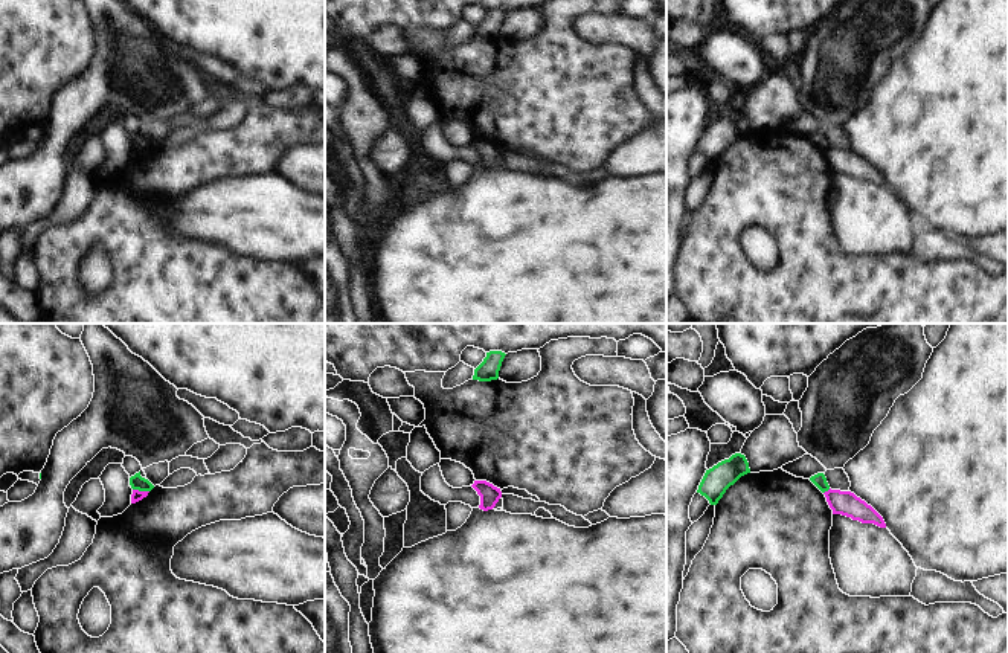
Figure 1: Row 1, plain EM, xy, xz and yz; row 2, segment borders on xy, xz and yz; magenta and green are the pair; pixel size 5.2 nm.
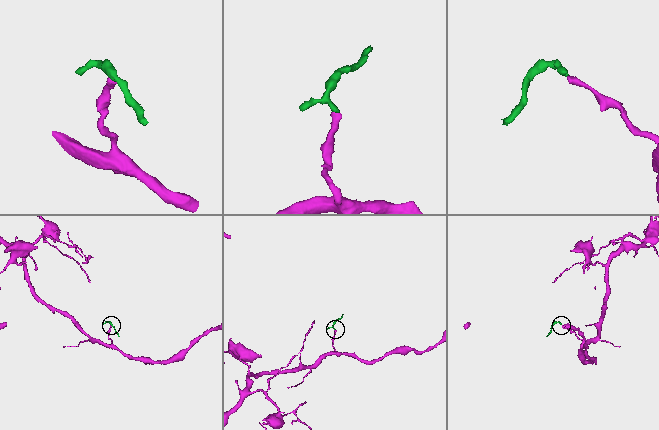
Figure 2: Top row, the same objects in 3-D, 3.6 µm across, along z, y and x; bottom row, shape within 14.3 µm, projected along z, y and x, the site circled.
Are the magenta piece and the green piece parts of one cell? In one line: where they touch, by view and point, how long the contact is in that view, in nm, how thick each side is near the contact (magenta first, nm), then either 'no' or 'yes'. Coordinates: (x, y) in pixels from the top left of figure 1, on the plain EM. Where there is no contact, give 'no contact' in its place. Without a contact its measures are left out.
contact xy (141, 150); length 90 nm; calibres 60 and 80 nm; no

